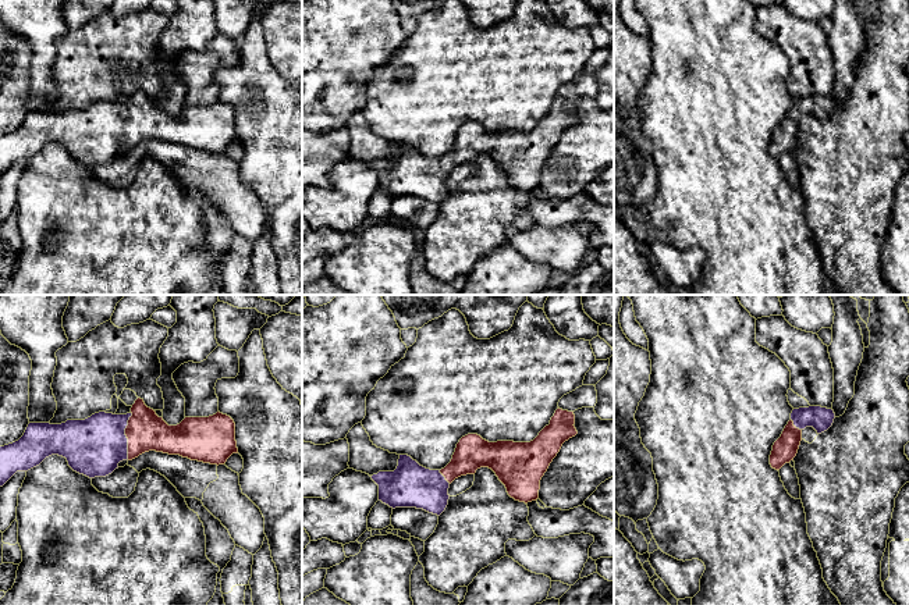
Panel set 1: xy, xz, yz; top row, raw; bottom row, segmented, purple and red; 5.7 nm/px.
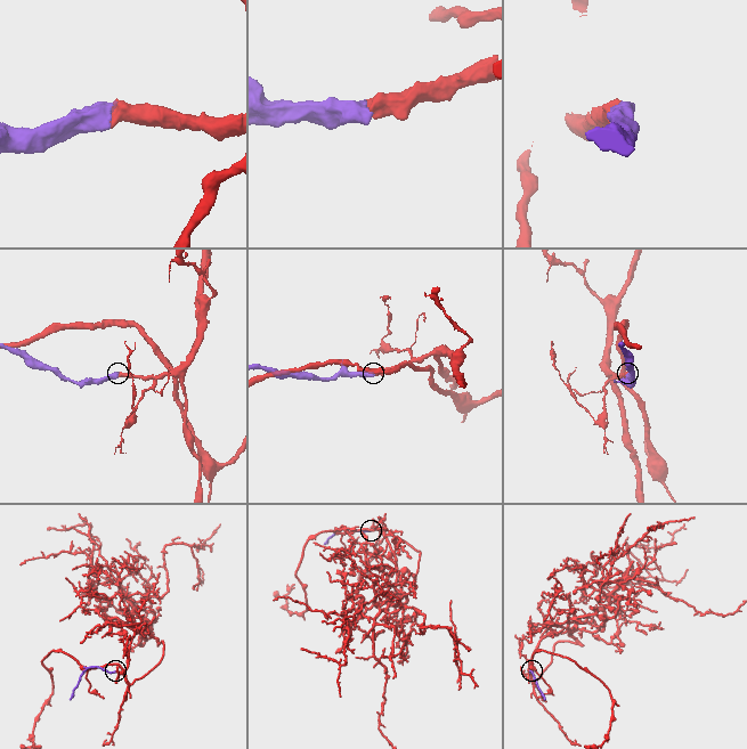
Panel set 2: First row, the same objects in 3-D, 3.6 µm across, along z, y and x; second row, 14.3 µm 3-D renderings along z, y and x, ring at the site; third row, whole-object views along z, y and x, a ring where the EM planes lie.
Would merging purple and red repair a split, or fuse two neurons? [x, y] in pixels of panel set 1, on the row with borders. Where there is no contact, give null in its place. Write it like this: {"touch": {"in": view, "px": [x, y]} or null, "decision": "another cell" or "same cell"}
{"touch": {"in": "xy", "px": [125, 436]}, "decision": "same cell"}

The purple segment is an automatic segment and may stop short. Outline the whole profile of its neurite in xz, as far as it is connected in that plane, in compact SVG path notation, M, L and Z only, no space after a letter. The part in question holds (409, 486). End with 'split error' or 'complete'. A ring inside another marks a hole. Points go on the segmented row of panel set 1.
M558 408L550 424L530 442L489 442L477 434L468 434L441 470L426 469L411 456L400 455L394 471L370 477L379 485L379 501L390 508L416 508L440 516L448 505L450 484L489 467L511 498L528 503L539 498L540 480L562 444L578 434L574 424L574 412Z; split error

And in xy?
M141 398L127 414L99 412L85 420L67 420L61 424L29 423L18 441L0 446L0 487L17 471L28 471L52 455L65 458L74 471L95 478L111 474L120 462L132 460L149 451L224 465L232 453L238 453L235 423L217 412L209 417L185 417L180 424L168 426Z; split error

